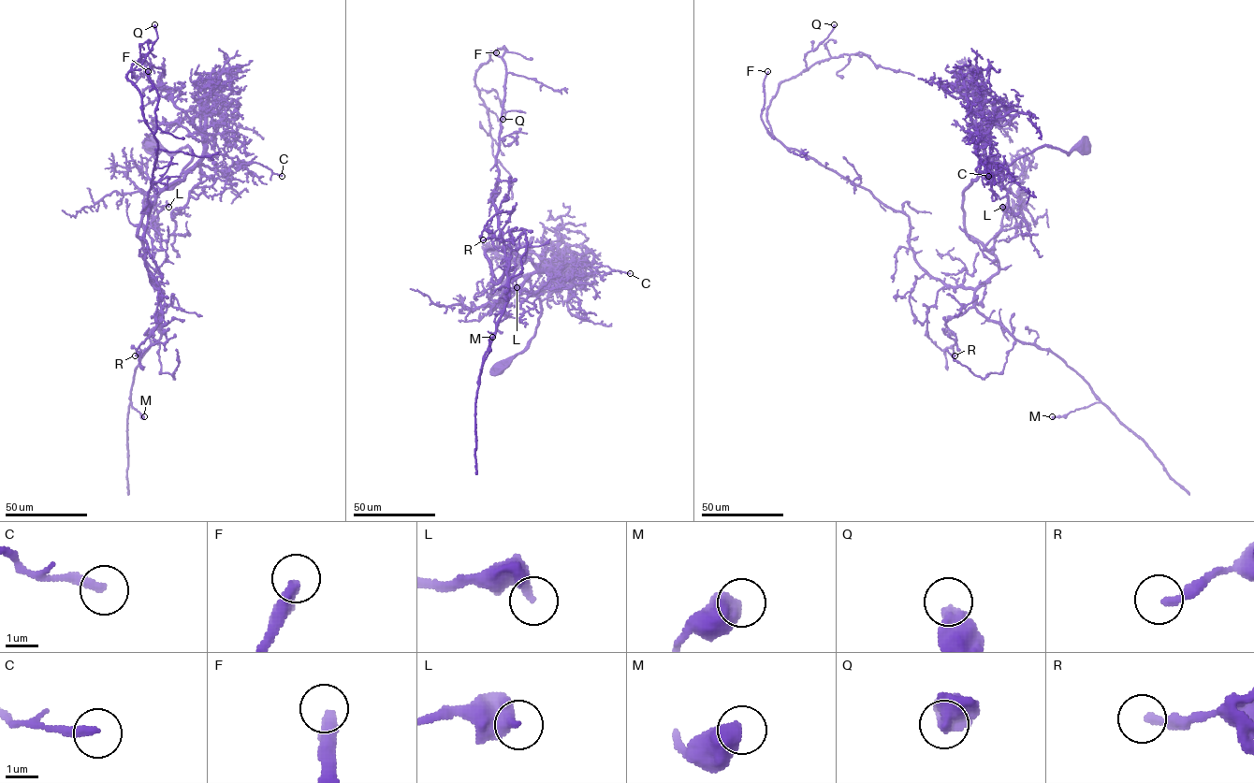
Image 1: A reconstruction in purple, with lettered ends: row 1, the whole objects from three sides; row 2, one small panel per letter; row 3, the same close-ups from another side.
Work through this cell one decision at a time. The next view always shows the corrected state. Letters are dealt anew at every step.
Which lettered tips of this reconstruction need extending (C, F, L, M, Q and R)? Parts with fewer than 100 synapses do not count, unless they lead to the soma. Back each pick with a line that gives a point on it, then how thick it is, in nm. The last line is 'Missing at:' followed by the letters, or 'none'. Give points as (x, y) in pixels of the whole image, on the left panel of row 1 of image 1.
F: (148, 71) | 400 nm
Missing at: F

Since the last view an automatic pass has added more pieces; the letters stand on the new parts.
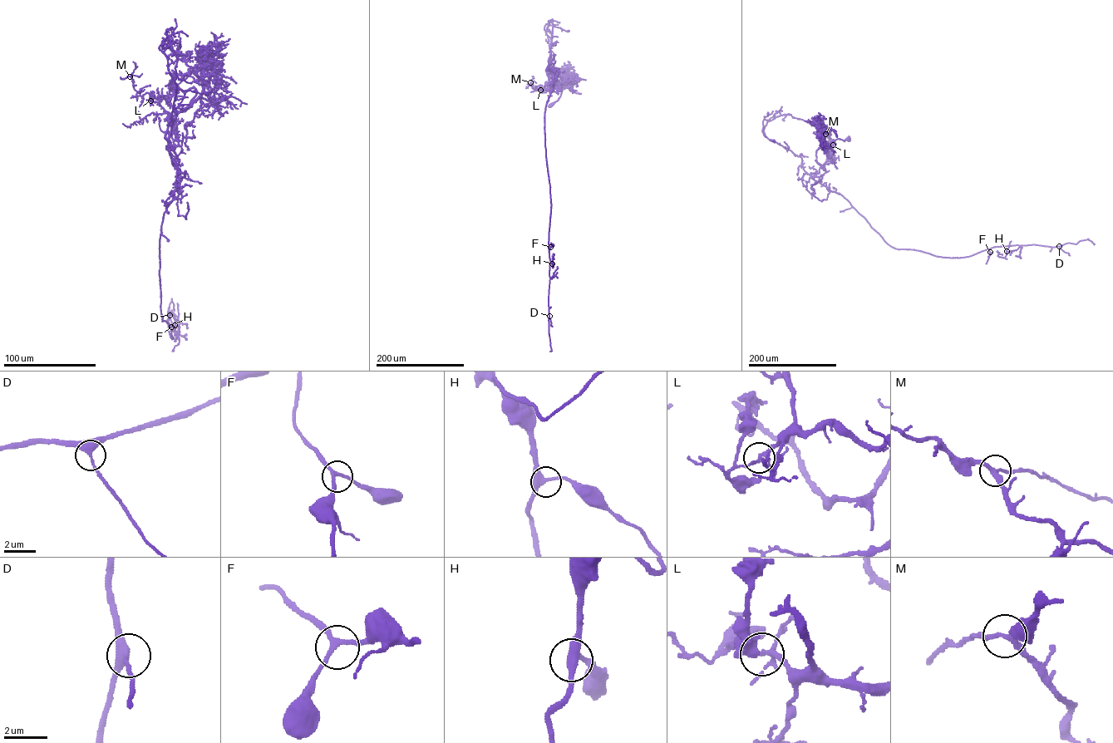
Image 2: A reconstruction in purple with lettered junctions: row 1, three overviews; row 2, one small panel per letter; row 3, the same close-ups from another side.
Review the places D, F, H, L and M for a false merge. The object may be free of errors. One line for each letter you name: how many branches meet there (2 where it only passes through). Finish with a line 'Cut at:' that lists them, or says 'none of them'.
L: branches 4
Cut at: L

